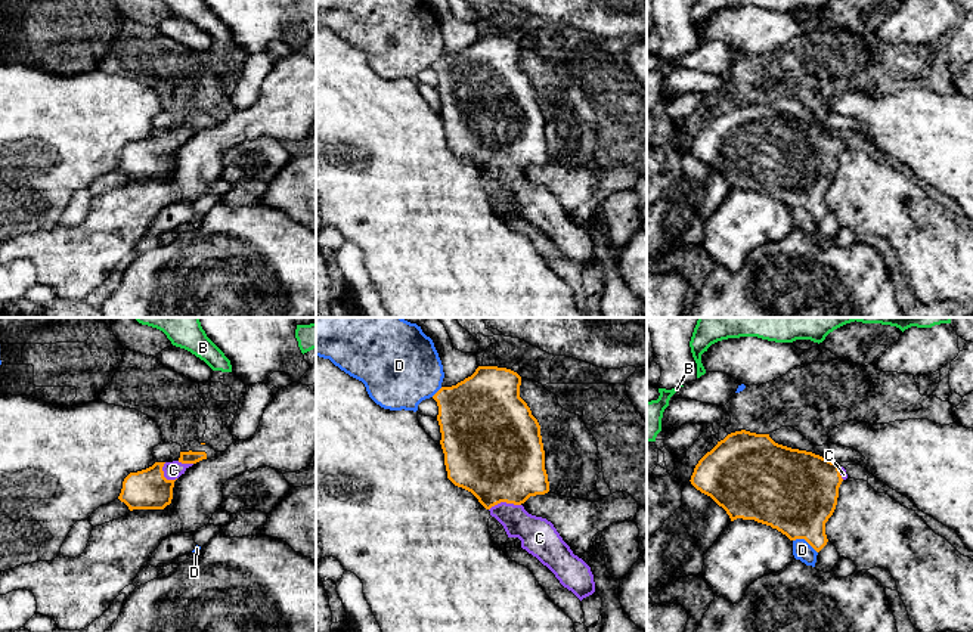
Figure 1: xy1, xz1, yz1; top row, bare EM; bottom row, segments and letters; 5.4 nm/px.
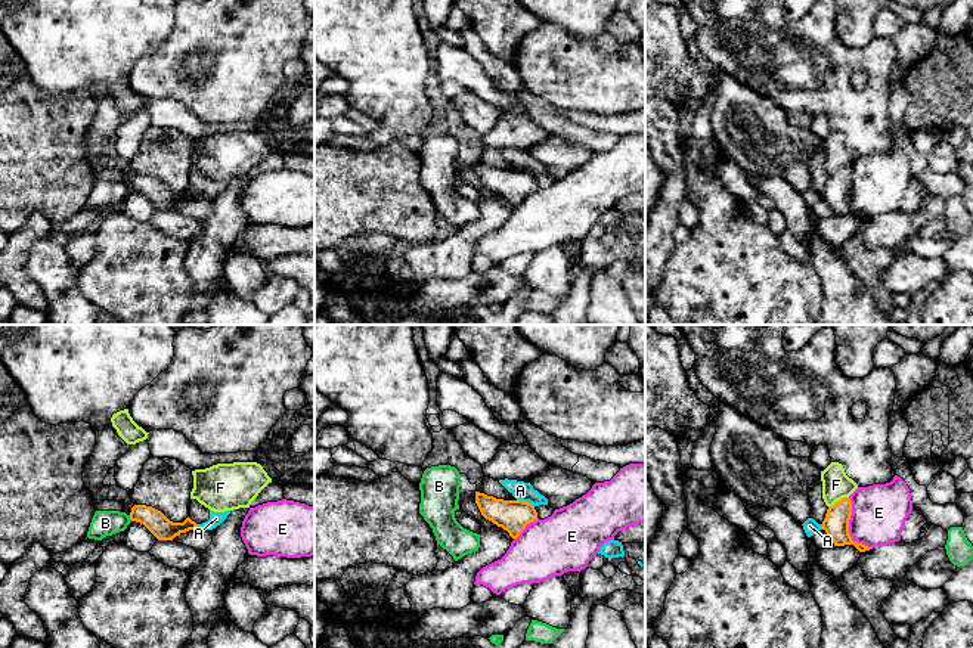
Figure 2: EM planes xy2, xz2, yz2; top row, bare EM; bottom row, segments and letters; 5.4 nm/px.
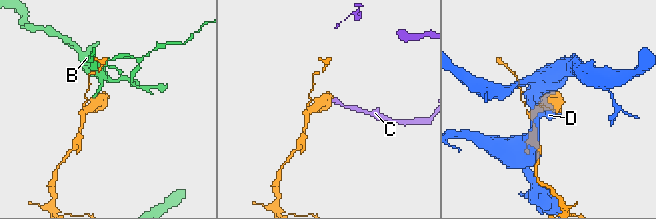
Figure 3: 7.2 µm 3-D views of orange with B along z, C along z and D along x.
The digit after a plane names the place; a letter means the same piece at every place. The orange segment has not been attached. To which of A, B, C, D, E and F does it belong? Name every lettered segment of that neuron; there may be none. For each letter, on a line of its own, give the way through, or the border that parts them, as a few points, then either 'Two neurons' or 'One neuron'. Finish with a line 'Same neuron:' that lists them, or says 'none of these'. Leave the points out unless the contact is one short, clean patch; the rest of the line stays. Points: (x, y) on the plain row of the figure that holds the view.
A: Boundary: xz2 (517, 169), (527, 170), (533, 176). Two neurons
B: Boundary: xy2 (129, 185), (132, 189). Two neurons
C: Path across: xz1 (498, 126), (504, 170), (536, 203). One neuron
D: Two neurons
E: Boundary: yz2 (848, 167), (851, 171), (849, 205), (871, 217). Two neurons
F: Boundary: yz2 (848, 166), (829, 176). Two neurons
Same neuron: C

